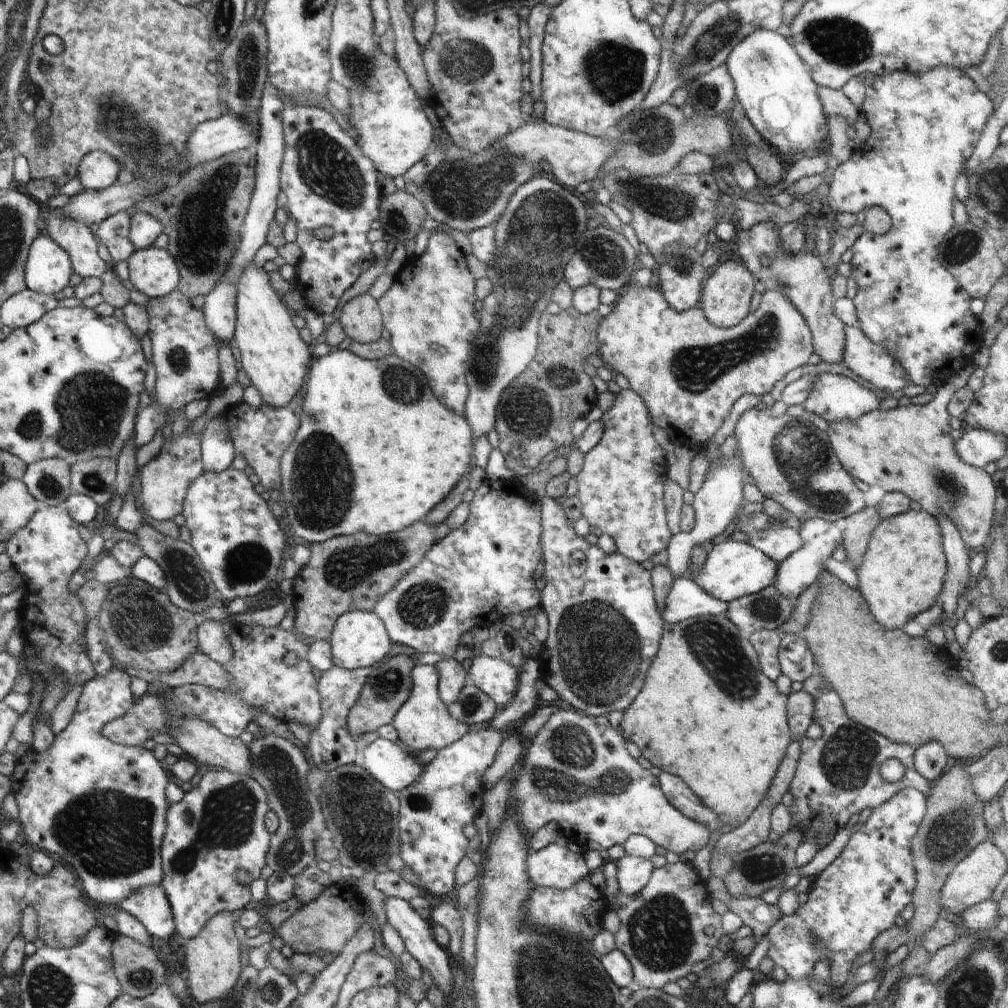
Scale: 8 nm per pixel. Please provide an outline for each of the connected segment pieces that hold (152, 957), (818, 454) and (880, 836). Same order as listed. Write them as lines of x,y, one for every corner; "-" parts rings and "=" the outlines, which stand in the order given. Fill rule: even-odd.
119,932
115,941
114,960
123,992
140,999
158,992
168,976
168,968
158,952
=
756,407
746,410
735,426
738,442
738,458
742,460
744,470
748,472
750,481
755,484
765,498
772,498
786,508
796,518
822,518
834,523
840,518
847,518
863,511
866,507
864,494
852,480
852,475
839,460
832,448
827,432
819,430
808,418
783,414
775,417
769,410
758,410
=
904,787
886,803
872,809
862,828
854,832
839,856
817,874
804,906
792,916
782,915
765,934
770,947
766,956
792,980
808,978
820,960
814,938
830,952
830,984
840,988
858,954
870,948
872,940
894,927
900,912
912,902
916,869
912,838
924,818
924,794

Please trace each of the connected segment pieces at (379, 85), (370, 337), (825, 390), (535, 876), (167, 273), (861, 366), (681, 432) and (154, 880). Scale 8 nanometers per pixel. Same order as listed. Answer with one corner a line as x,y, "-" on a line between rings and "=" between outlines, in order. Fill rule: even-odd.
378,52
374,58
372,74
349,91
350,114
347,117
352,127
347,131
348,136
352,136
352,140
359,145
360,152
363,152
385,177
402,176
411,166
422,160
434,144
435,130
424,112
425,104
408,82
406,75
395,57
390,58
384,52
=
370,293
352,298
342,306
340,312
339,321
345,335
364,344
382,339
384,324
380,311
379,304
376,304
376,299
=
820,373
815,376
808,398
802,406
805,408
805,415
817,415
824,418
826,422
840,422
844,418
852,418
854,422
856,418
878,409
879,403
880,400
874,394
874,390
862,386
856,380
841,374
=
550,843
528,856
528,876
537,887
572,888
592,874
582,855
=
158,246
137,250
130,258
129,266
131,282
154,300
168,297
176,291
183,276
169,249
=
860,326
847,328
847,348
842,362
856,376
870,382
886,394
898,392
908,385
908,374
884,346
874,344
=
632,279
612,309
600,324
598,354
614,375
623,374
628,378
629,388
646,401
652,420
656,420
658,431
670,446
680,445
695,451
704,449
740,396
770,392
786,372
804,366
814,352
810,325
778,288
763,291
760,306
742,323
726,329
713,325
700,305
678,312
668,304
654,282
642,287
=
114,664
114,668
108,672
108,676
98,676
94,680
91,680
78,702
78,712
74,716
72,724
57,736
54,746
48,750
48,752
38,752
32,746
32,749
28,751
23,757
20,757
18,762
18,768
13,780
13,794
17,799
20,808
20,817
22,829
25,832
27,840
34,846
38,846
42,850
45,850
50,855
57,857
58,860
72,864
78,872
81,880
84,880
85,892
89,893
89,896
97,902
102,904
113,905
116,908
122,908
122,904
130,896
134,895
138,890
146,888
146,886
160,886
163,884
165,878
165,866
163,860
163,848
164,838
168,834
168,812
170,812
171,801
168,800
168,785
170,784
171,776
168,772
168,767
161,760
156,758
153,750
148,750
142,746
128,746
122,745
114,740
110,740
106,734
104,734
104,728
108,726
113,720
126,716
128,712
132,712
132,708
135,707
137,697
132,692
132,676
125,671
125,667

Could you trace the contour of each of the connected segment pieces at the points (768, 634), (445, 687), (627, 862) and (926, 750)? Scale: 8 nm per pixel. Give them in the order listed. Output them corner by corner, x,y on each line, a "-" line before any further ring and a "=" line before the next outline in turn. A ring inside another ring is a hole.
762,629
749,634
747,637
759,654
760,668
770,680
776,680
782,674
782,670
778,666
778,658
776,658
780,636
776,634
775,630
=
445,657
436,663
439,672
439,696
445,705
456,702
467,680
467,666
453,657
=
617,852
616,863
619,893
626,894
626,896
636,896
647,886
650,874
655,874
650,859
=
930,740
930,742
918,746
915,749
915,768
919,771
927,781
934,782
938,776
946,770
946,754
944,748
938,740

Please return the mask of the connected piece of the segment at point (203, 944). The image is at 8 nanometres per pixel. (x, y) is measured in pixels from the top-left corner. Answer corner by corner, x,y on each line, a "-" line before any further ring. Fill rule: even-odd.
220,912
196,938
188,940
182,948
185,952
186,969
189,971
188,988
197,1005
206,1004
210,1000
224,1000
224,996
232,994
232,988
240,978
240,944
232,926
232,912

